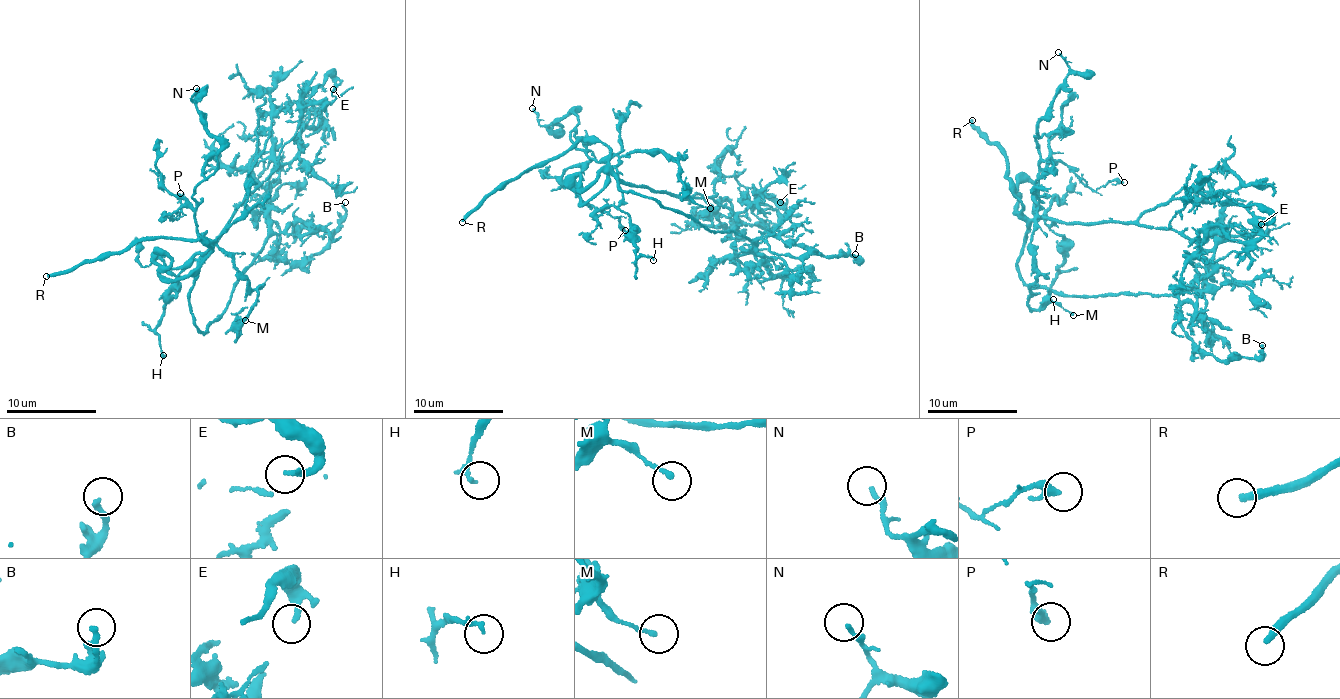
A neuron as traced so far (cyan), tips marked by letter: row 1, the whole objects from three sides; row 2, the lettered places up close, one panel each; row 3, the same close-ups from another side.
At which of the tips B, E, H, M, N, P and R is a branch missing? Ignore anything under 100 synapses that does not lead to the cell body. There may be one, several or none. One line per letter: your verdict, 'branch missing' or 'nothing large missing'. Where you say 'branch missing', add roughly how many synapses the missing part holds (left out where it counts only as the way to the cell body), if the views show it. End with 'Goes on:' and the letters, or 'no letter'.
B: nothing large missing
E: nothing large missing
H: nothing large missing
M: nothing large missing
N: nothing large missing
P: nothing large missing
R: branch missing
Goes on: R

